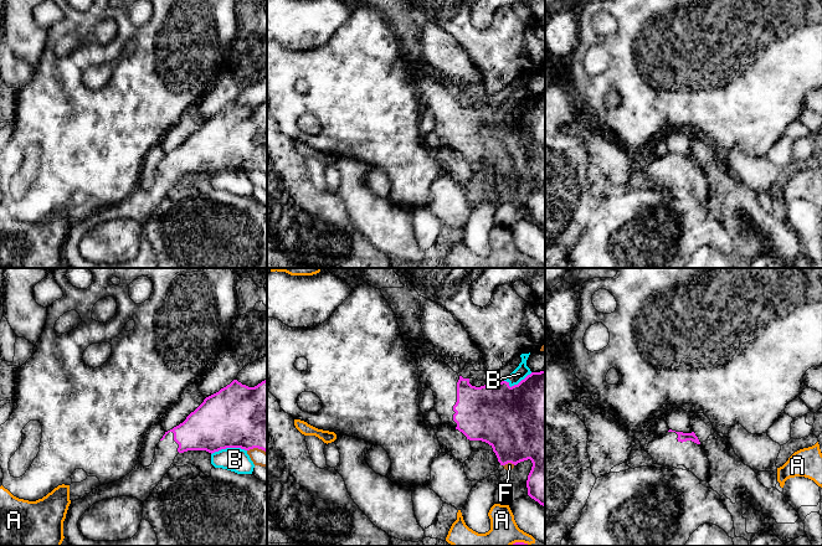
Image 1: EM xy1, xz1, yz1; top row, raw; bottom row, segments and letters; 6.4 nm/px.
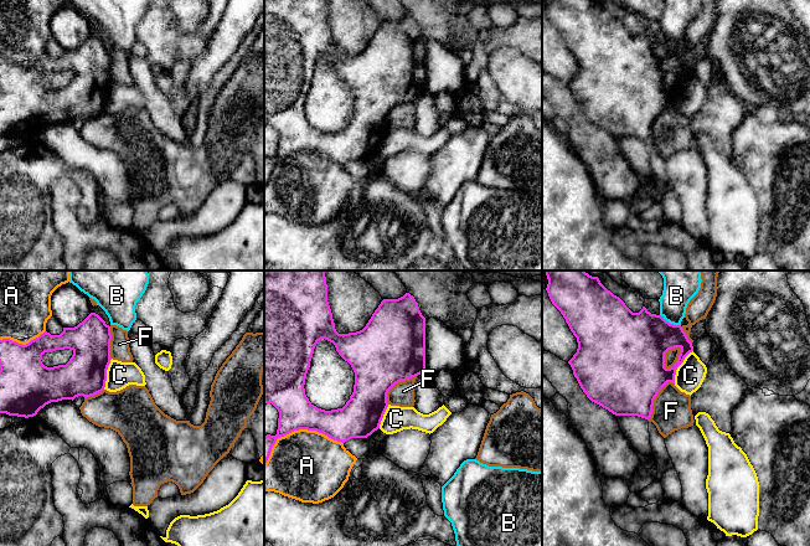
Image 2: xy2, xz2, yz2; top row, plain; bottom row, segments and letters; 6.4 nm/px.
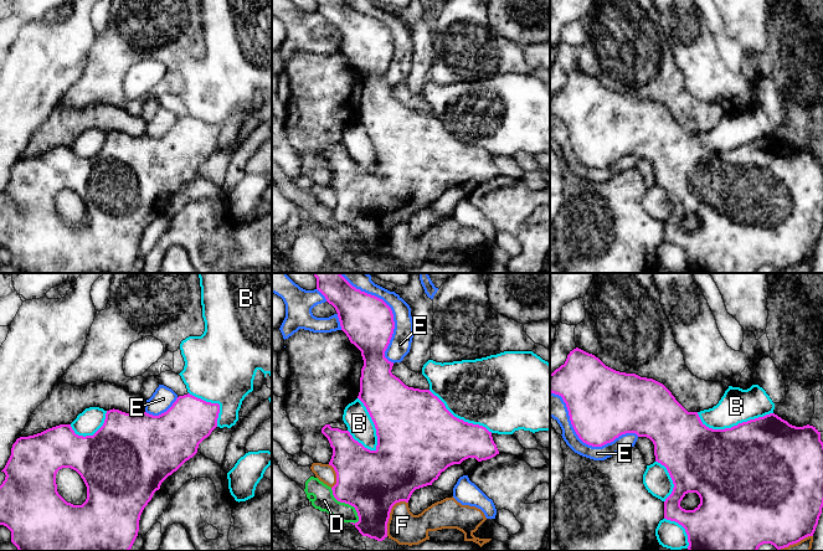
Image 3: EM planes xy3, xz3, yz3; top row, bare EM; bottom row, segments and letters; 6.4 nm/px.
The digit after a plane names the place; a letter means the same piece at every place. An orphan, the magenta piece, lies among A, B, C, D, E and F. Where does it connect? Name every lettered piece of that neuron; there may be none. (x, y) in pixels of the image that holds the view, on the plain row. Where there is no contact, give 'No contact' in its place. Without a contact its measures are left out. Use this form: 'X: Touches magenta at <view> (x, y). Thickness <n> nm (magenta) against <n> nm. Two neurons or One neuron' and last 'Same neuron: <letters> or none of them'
A: Touches magenta at xz2 (297, 152). Thickness 240 nm (magenta) against 460 nm. Two neurons
B: Touches magenta at xz3 (374, 145). Thickness 480 nm (magenta) against 170 nm. Two neurons
C: Touches magenta at yz2 (679, 87). Thickness 320 nm (magenta) against 190 nm. Two neurons
D: Touches magenta at xz3 (348, 225). Thickness 400 nm (magenta) against 140 nm. Two neurons
E: Touches magenta at yz3 (584, 164). Thickness 420 nm (magenta) against 110 nm. Two neurons
F: Touches magenta at yz2 (677, 81). Thickness 340 nm (magenta) against 90 nm. Two neurons
Same neuron: none of them

